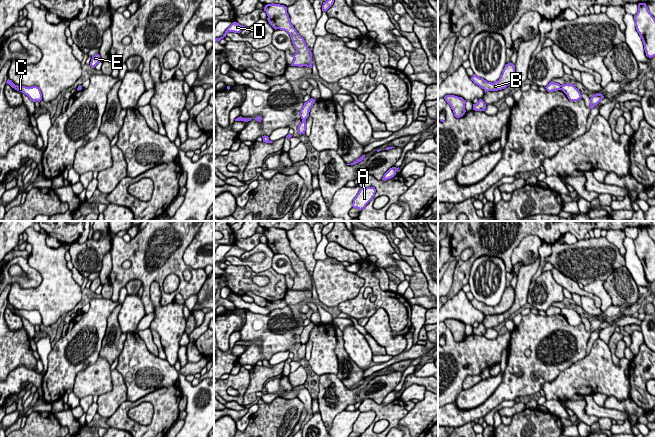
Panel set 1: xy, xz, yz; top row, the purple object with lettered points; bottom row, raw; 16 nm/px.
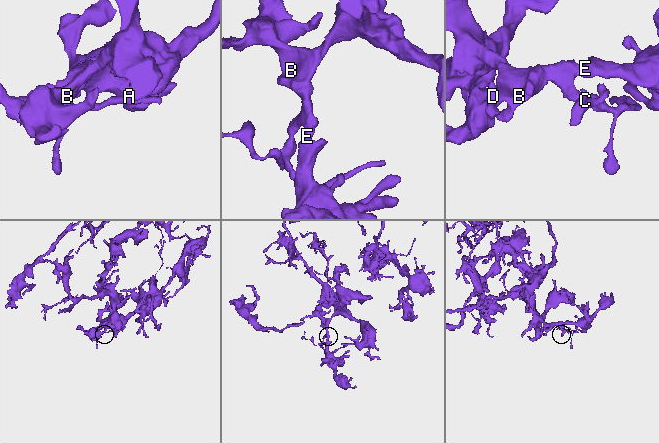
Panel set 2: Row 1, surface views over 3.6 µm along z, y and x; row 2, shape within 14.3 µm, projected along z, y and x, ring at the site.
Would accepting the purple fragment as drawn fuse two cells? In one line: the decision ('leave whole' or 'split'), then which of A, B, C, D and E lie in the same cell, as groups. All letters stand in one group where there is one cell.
split; A B D E / C

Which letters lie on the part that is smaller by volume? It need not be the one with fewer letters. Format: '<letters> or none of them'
C

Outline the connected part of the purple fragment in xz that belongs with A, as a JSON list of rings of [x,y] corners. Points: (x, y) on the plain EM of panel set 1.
[[[374,411],[360,412],[358,418],[353,423],[352,431],[361,435],[373,423],[375,417],[376,413]]]

